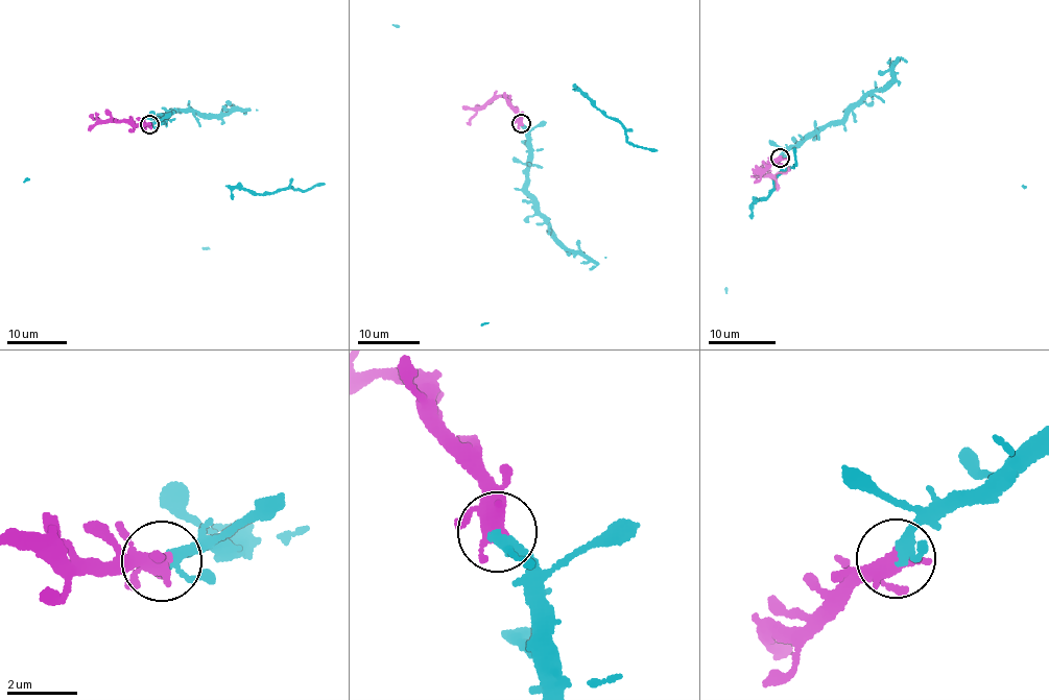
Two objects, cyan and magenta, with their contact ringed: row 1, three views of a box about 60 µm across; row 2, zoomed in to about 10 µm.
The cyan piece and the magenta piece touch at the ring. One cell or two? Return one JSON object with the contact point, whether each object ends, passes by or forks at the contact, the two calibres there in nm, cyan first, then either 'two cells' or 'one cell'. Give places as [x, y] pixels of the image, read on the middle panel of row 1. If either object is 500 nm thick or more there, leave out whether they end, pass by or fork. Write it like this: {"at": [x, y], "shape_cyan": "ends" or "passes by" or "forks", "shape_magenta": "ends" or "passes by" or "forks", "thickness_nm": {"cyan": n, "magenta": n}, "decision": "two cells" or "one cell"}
{"at": [521, 123], "shape_cyan": "passes by", "shape_magenta": "passes by", "thickness_nm": {"cyan": 280, "magenta": 400}, "decision": "one cell"}

